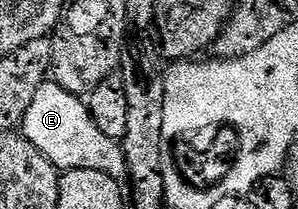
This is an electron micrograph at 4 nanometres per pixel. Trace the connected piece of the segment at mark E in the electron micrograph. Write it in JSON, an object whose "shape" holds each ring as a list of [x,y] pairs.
{"shape":[[[44,81],[33,93],[33,101],[25,113],[21,133],[60,172],[73,169],[97,169],[114,179],[127,175],[127,157],[116,140],[105,137],[97,125],[93,125],[91,111],[80,96],[61,89],[53,81]]]}

